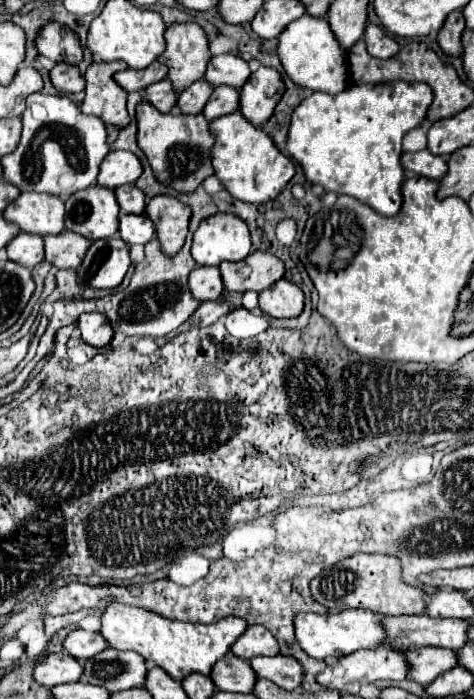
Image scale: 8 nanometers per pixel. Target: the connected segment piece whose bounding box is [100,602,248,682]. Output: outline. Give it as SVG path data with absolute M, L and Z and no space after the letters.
M112 602L102 614L102 636L112 648L118 650L134 650L152 666L164 668L174 680L182 682L186 676L200 672L210 674L214 662L226 656L232 644L244 634L248 624L236 616L228 616L226 620L218 620L216 624L192 624L170 620L160 614L126 606L120 602Z

